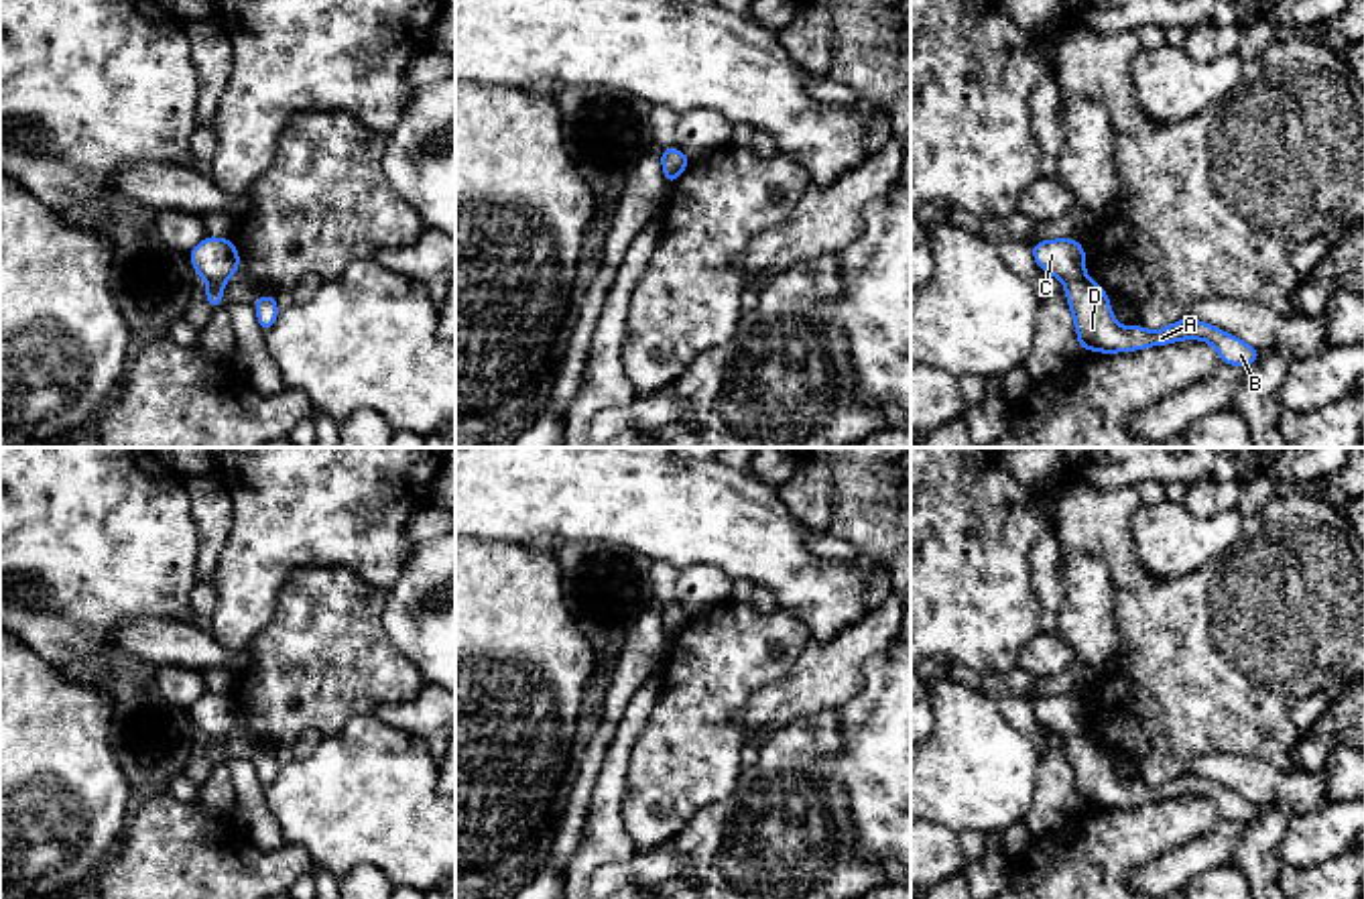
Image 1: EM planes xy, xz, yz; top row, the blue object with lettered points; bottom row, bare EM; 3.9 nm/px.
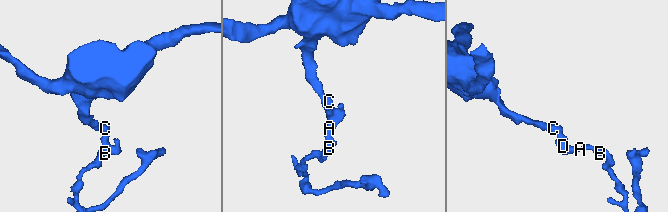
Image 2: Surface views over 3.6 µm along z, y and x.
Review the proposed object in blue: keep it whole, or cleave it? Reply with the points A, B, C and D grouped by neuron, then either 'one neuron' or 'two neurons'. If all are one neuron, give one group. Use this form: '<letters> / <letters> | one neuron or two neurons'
A B D / C | two neurons

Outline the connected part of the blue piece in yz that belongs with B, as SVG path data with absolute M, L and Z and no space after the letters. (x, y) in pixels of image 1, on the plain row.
M1086 730L1065 740L1065 753L1073 769L1079 805L1114 810L1167 801L1179 795L1203 795L1216 803L1224 820L1246 824L1260 814L1250 799L1191 771L1159 787L1142 781L1124 783L1112 769L1108 748Z

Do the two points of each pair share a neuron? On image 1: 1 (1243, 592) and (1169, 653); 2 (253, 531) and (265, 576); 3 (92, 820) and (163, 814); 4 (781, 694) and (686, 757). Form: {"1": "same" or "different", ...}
{"1": "same", "2": "same", "3": "different", "4": "different"}

